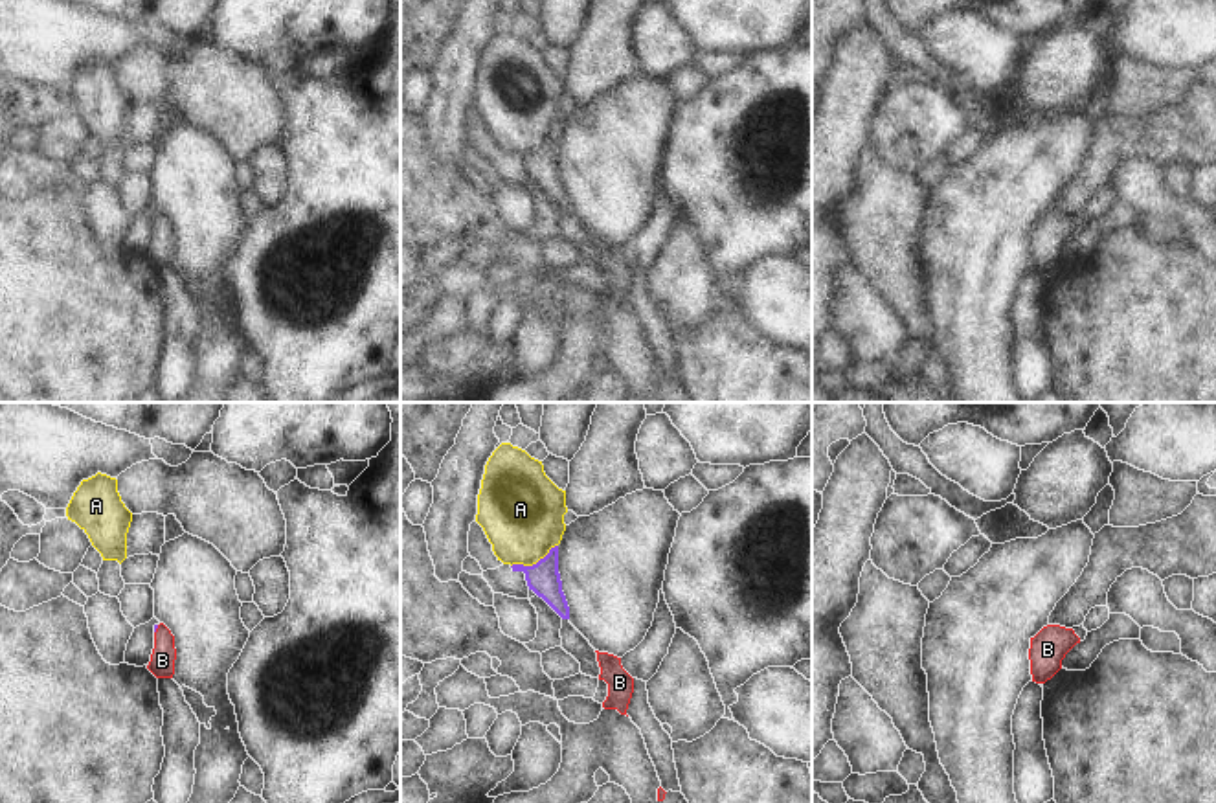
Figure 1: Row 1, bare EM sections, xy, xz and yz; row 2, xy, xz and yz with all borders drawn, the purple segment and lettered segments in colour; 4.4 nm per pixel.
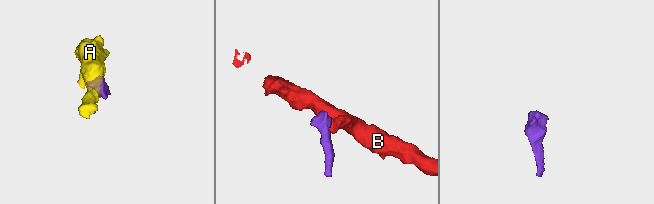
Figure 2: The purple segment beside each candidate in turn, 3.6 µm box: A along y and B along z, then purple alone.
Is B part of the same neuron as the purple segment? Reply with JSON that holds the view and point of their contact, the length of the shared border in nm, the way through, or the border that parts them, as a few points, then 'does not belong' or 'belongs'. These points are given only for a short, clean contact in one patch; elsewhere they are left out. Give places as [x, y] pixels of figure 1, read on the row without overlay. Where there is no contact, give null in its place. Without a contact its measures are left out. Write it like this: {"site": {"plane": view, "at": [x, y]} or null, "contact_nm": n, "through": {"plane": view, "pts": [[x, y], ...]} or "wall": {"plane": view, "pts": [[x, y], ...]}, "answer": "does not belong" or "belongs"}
{"site": {"plane": "xy", "at": [157, 215]}, "contact_nm": 40, "through": {"plane": "xy", "pts": [[155, 214], [157, 215], [162, 223], [162, 248]]}, "answer": "belongs"}

